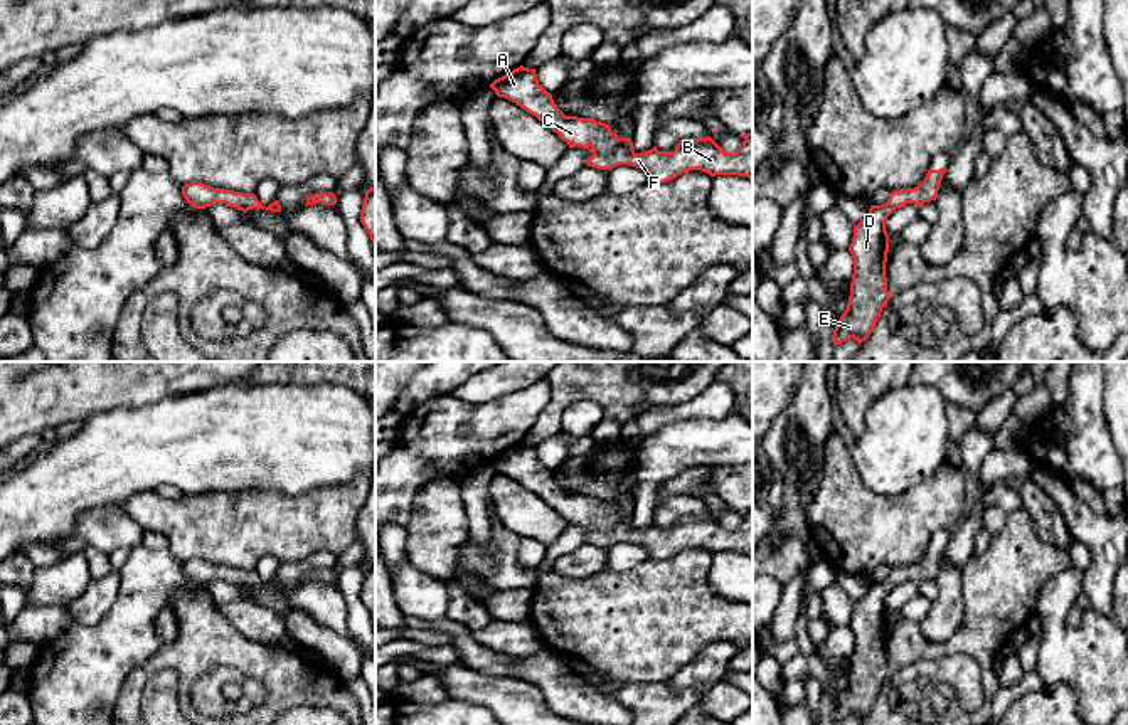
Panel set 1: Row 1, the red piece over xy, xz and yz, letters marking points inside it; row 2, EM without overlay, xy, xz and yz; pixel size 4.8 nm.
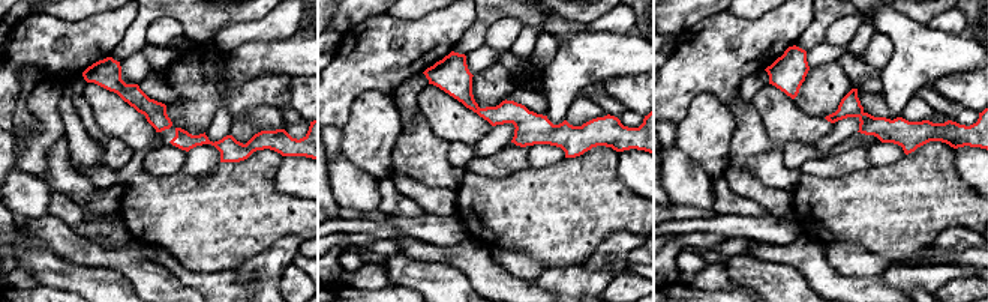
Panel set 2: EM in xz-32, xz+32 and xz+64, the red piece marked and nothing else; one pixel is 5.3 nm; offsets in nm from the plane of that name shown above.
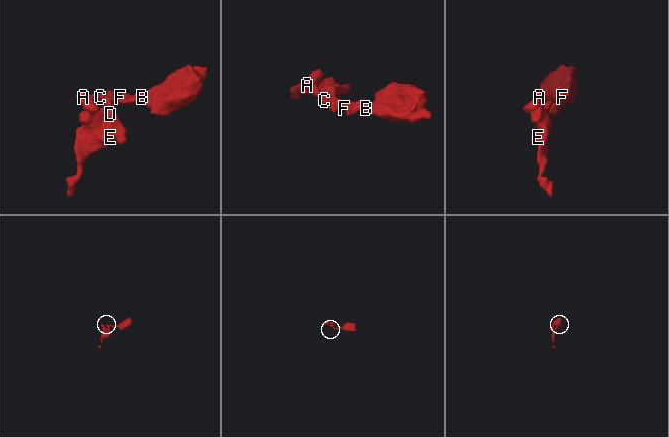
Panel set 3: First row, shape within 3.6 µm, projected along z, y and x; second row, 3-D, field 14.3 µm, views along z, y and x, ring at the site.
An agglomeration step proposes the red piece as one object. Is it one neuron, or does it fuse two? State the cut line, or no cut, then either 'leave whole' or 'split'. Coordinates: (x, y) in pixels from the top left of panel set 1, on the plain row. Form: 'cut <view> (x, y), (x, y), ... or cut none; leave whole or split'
cut none; leave whole

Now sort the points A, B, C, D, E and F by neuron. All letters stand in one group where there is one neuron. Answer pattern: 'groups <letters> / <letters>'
groups A B C D E F

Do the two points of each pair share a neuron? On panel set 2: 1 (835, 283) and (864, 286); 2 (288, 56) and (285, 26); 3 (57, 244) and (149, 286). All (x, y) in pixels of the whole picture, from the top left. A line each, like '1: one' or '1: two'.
1: one
2: two
3: one

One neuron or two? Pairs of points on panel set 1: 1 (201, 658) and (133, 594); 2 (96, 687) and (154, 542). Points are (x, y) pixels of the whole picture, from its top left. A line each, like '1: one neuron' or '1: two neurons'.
1: two neurons
2: two neurons

